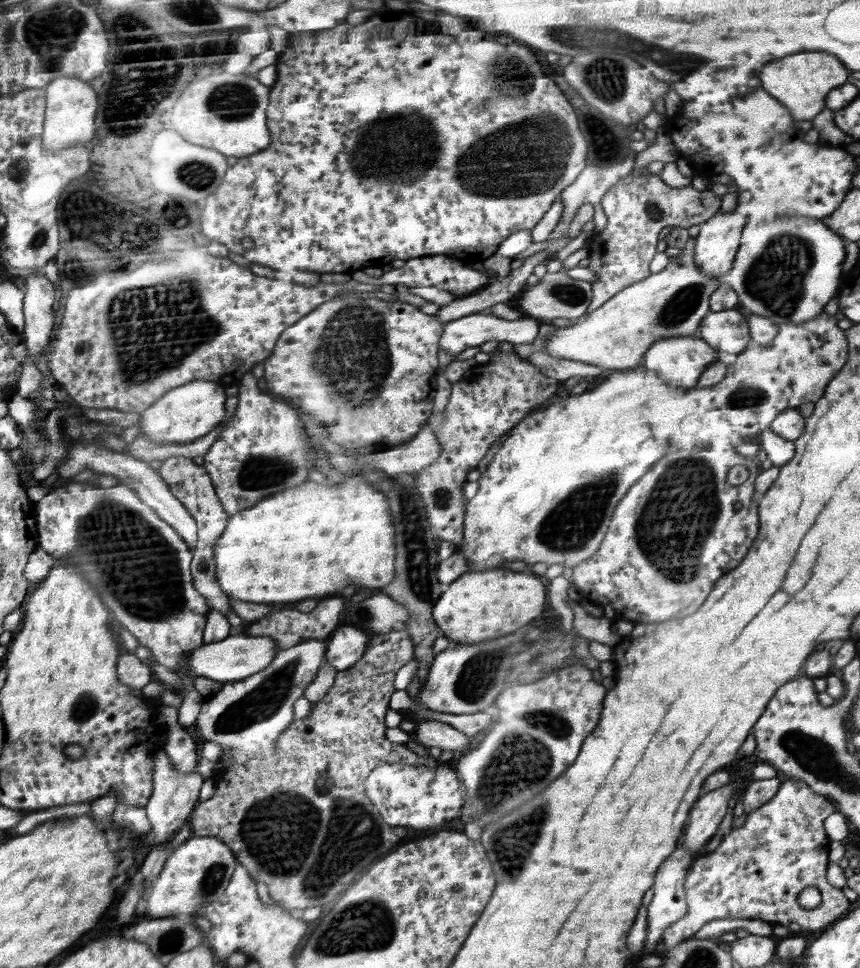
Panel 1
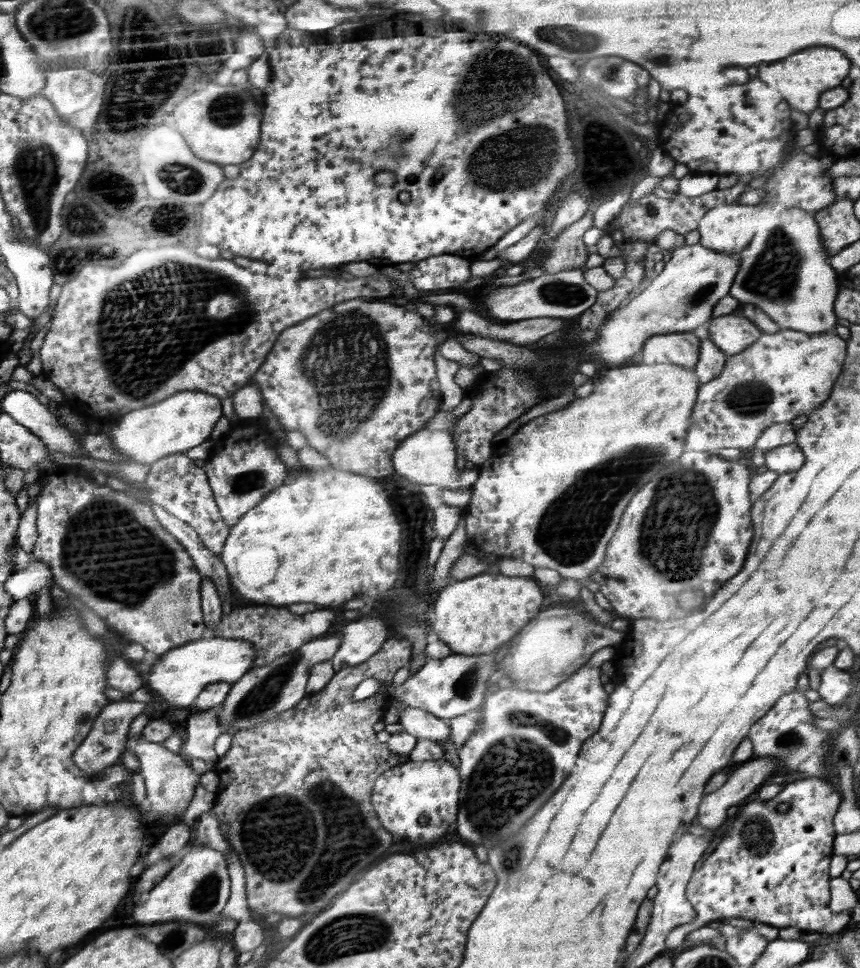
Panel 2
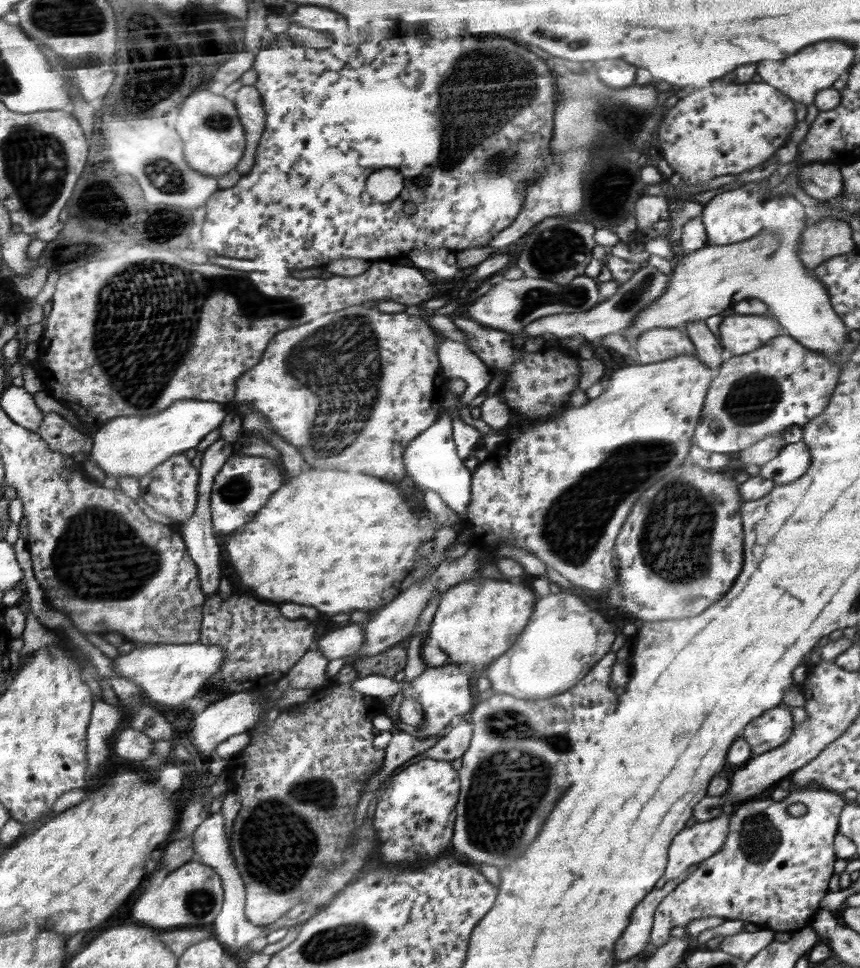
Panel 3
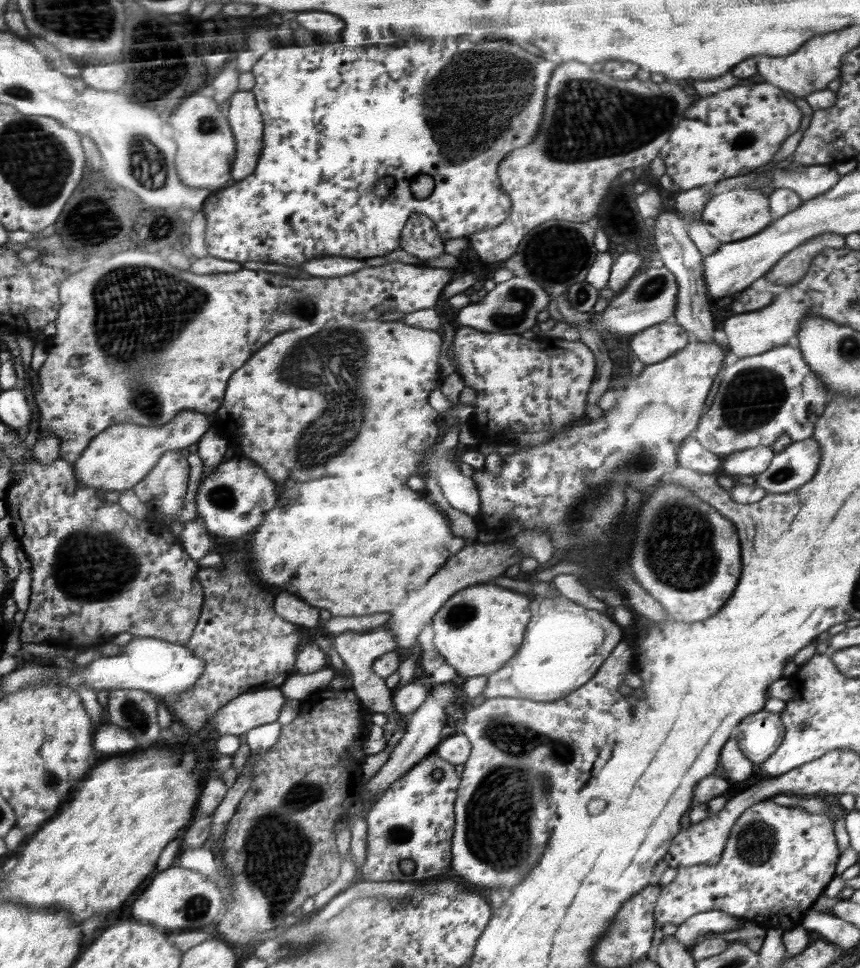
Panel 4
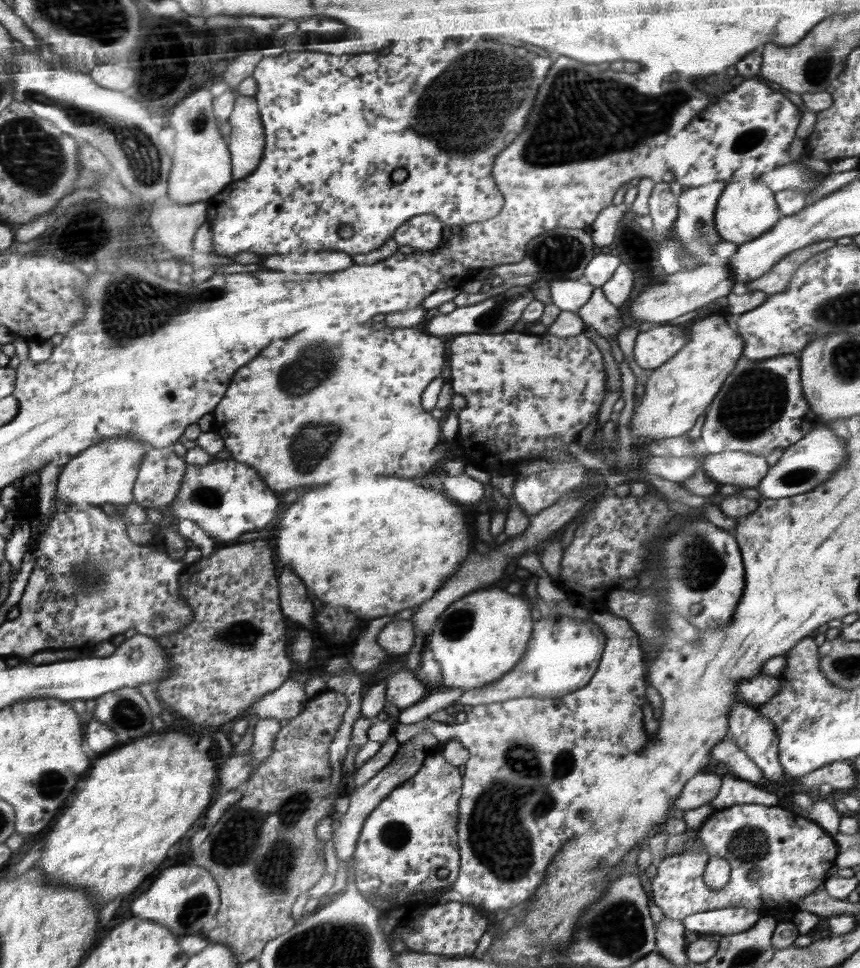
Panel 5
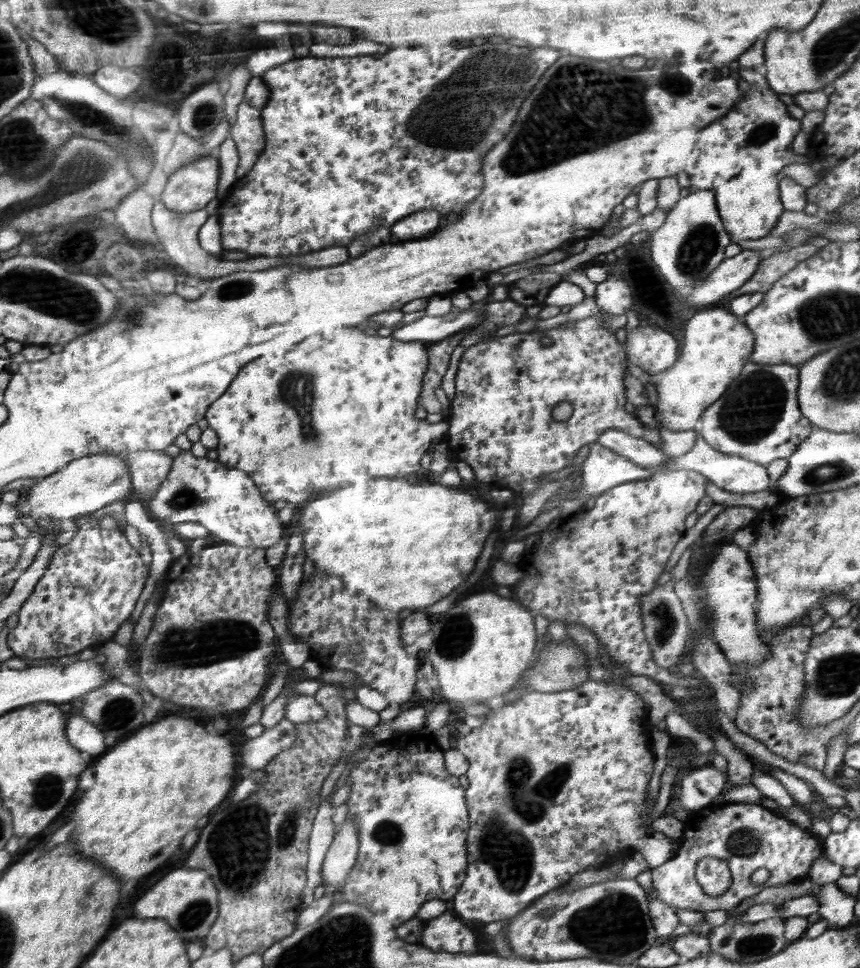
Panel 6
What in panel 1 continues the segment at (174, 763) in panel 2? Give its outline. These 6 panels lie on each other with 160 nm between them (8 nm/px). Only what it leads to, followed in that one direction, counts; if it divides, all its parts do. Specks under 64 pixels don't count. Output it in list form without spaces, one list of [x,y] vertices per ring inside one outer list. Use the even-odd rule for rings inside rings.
[[[158,749],[154,754],[154,765],[156,765],[157,773],[154,781],[155,793],[152,795],[151,801],[145,806],[147,808],[149,819],[153,824],[152,836],[156,842],[156,847],[160,846],[176,836],[180,828],[189,820],[190,814],[199,802],[200,787],[205,781],[200,774],[182,774],[176,772],[176,766],[172,762],[169,751]]]

